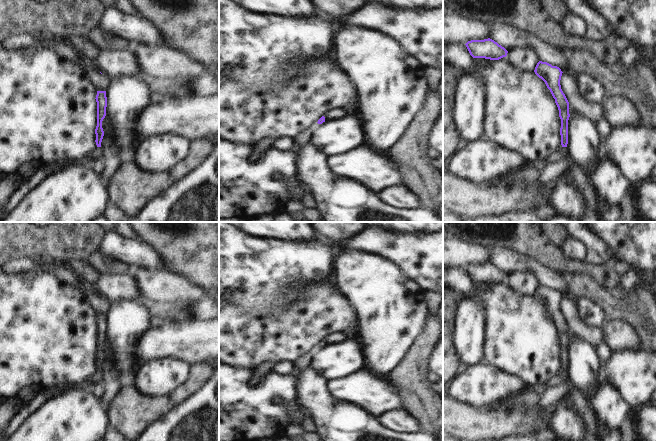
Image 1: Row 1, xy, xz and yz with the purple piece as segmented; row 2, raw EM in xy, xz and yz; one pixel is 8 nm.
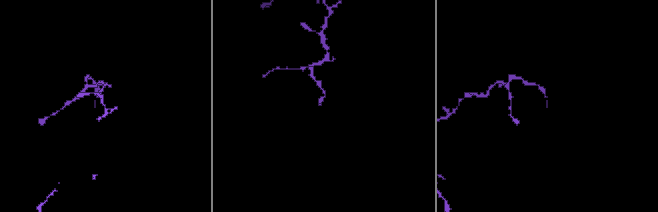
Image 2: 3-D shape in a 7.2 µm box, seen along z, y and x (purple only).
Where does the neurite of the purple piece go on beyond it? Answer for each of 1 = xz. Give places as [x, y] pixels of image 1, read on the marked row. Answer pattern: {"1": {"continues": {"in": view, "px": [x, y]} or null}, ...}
{"1": {"continues": null}}

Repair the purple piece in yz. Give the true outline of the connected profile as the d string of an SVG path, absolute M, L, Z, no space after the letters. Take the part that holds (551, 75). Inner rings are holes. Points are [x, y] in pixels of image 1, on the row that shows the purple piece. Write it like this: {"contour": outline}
{"contour": "M539 61L534 70L535 74L541 78L547 88L550 90L555 103L559 110L559 117L561 119L561 147L547 158L548 162L557 162L568 154L568 120L569 114L569 102L563 93L560 85L562 71L557 66L552 66L547 62Z"}

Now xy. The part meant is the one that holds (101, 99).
{"contour": "M97 91L97 95L95 99L97 102L97 126L95 129L95 134L96 134L95 142L96 142L97 147L89 155L90 165L94 161L103 157L103 151L101 149L101 142L104 136L104 131L102 128L102 121L106 116L106 107L107 107L106 91Z"}

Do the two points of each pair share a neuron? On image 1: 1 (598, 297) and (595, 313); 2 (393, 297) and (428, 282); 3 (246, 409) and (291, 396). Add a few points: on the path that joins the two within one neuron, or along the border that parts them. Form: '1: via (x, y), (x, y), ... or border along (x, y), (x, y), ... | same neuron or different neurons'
1: border along (575, 298), (590, 299), (607, 316) | different neurons
2: border along (401, 271), (416, 281), (426, 291) | different neurons
3: via (257, 401), (265, 393), (280, 393) | same neuron

